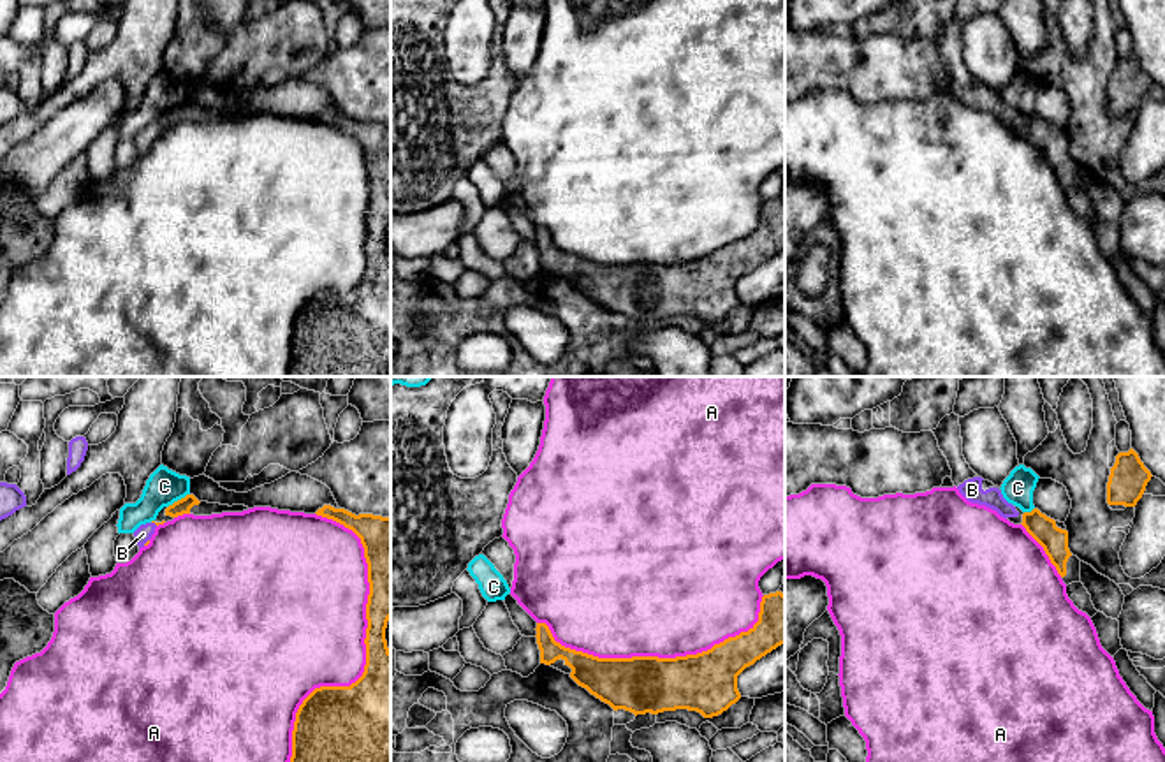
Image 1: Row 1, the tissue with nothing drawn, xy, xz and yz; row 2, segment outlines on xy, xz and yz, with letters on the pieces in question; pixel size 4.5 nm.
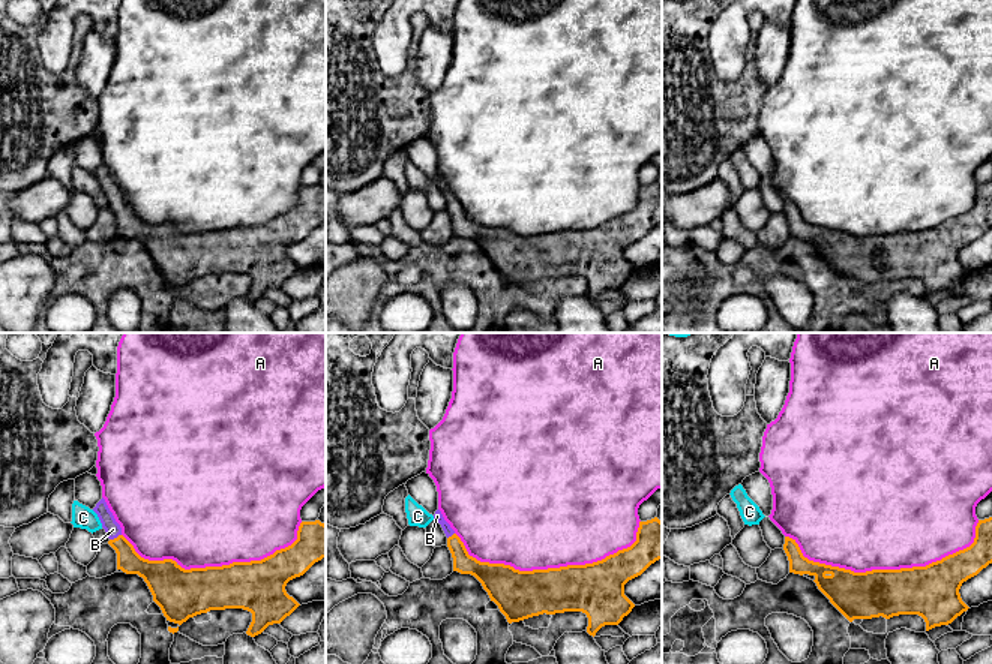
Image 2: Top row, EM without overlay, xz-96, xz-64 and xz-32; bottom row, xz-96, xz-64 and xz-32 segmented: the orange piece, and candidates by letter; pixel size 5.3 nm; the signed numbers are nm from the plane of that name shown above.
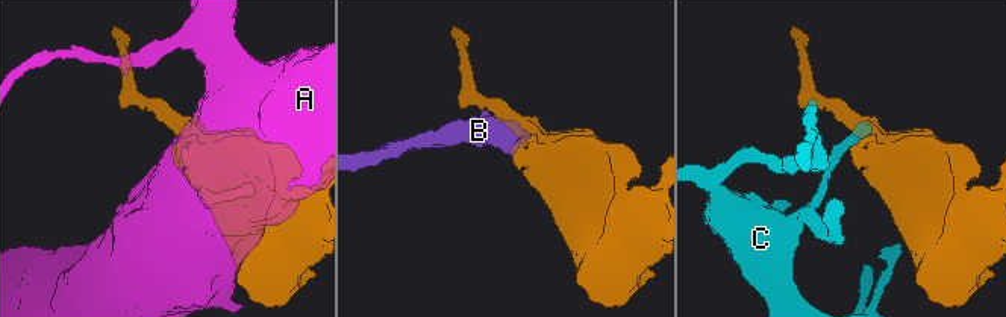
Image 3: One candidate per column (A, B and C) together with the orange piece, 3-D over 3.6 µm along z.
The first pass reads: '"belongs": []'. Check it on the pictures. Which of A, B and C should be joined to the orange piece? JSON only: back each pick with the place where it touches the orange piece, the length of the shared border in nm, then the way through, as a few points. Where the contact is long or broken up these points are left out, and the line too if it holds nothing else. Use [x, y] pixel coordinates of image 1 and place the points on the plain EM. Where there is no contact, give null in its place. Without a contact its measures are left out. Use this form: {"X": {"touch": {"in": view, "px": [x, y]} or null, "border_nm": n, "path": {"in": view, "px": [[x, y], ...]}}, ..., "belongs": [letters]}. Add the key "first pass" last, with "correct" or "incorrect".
{"B": {"touch": {"in": "xy", "px": [155, 129]}, "border_nm": 40, "path": {"in": "xy", "px": [[152, 127], [155, 129], [143, 139]]}}, "belongs": ["B"], "first pass": "incorrect"}

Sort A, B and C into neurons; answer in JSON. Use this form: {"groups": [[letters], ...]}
{"groups": [["A"], ["B"], ["C"]]}

